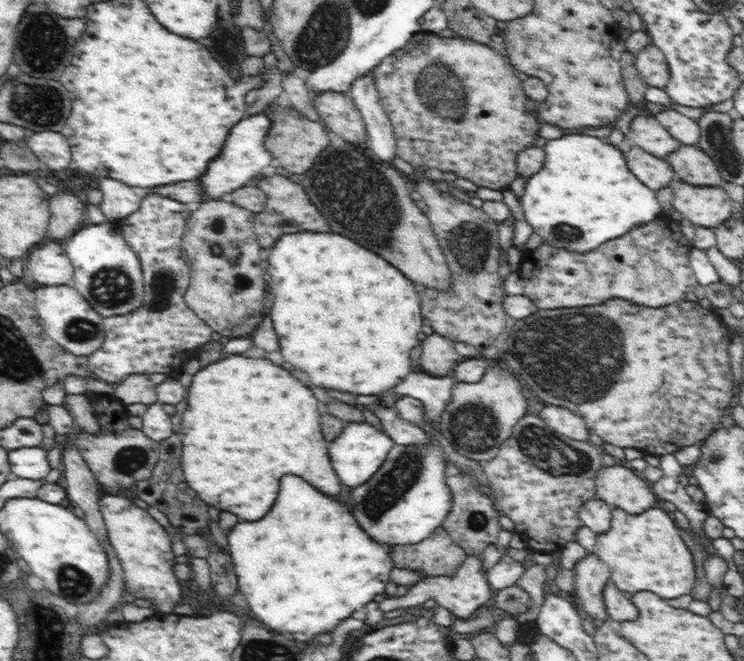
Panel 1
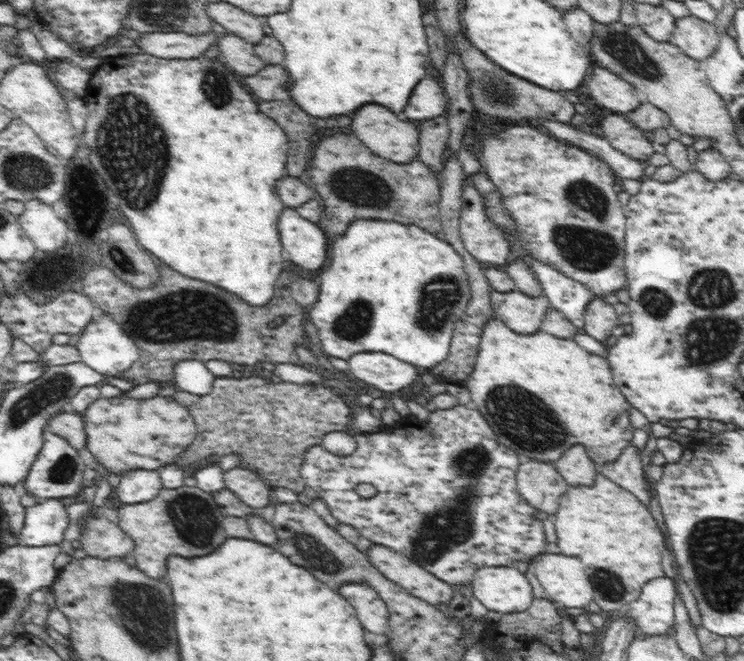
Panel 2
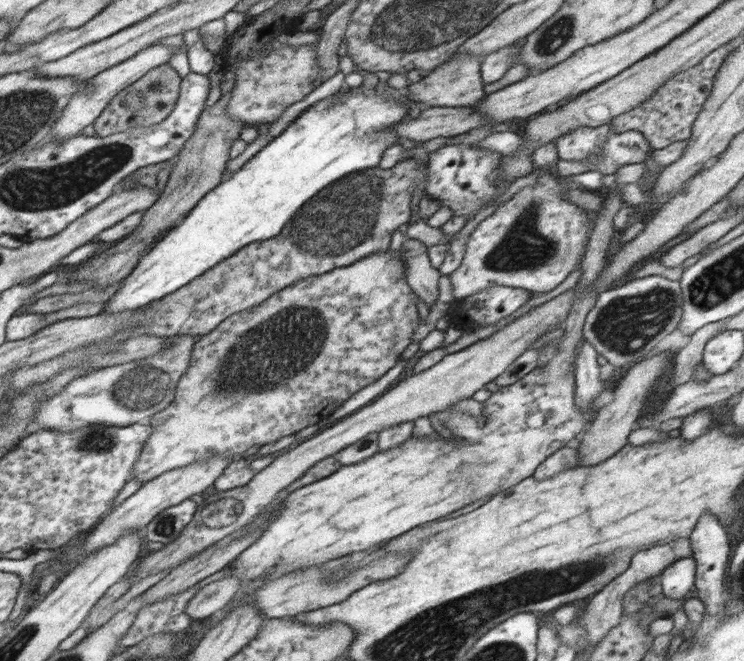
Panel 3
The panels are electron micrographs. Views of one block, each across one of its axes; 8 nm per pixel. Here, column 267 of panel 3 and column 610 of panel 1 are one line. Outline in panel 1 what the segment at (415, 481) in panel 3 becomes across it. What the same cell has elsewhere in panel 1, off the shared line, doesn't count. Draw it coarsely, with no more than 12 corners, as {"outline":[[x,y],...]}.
{"outline":[[660,504],[614,509],[595,554],[627,595],[690,594],[694,558]]}

